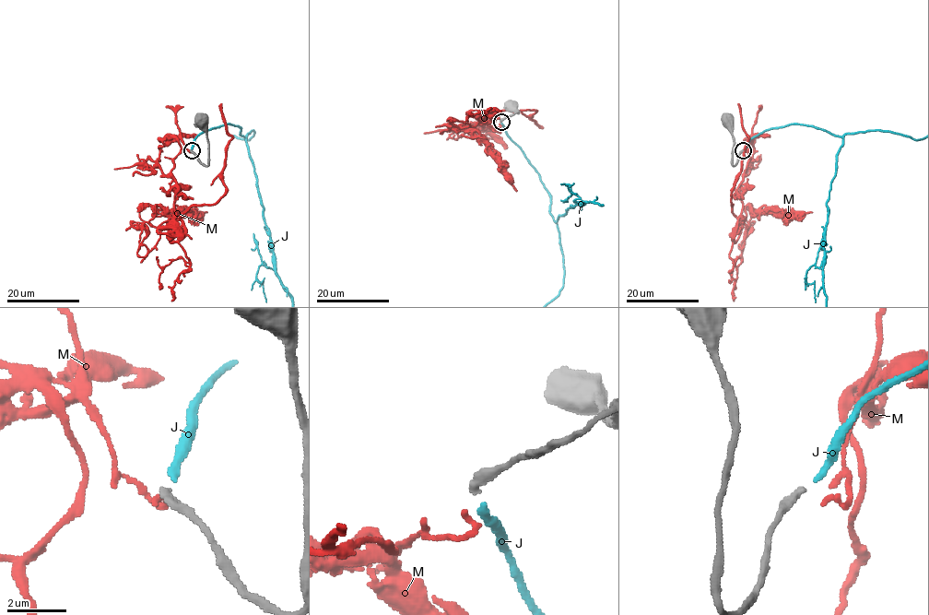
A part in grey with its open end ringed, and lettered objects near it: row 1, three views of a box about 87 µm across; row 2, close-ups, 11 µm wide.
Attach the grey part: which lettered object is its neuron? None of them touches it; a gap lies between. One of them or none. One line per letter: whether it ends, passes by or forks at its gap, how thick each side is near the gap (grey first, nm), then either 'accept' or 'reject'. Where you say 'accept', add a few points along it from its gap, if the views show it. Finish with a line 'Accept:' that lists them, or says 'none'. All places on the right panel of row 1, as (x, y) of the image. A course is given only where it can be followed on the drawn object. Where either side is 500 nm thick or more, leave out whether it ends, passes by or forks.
J: it ends | 320/220 nm | accept
M: it ends | 320/220 nm | reject
Accept: J

